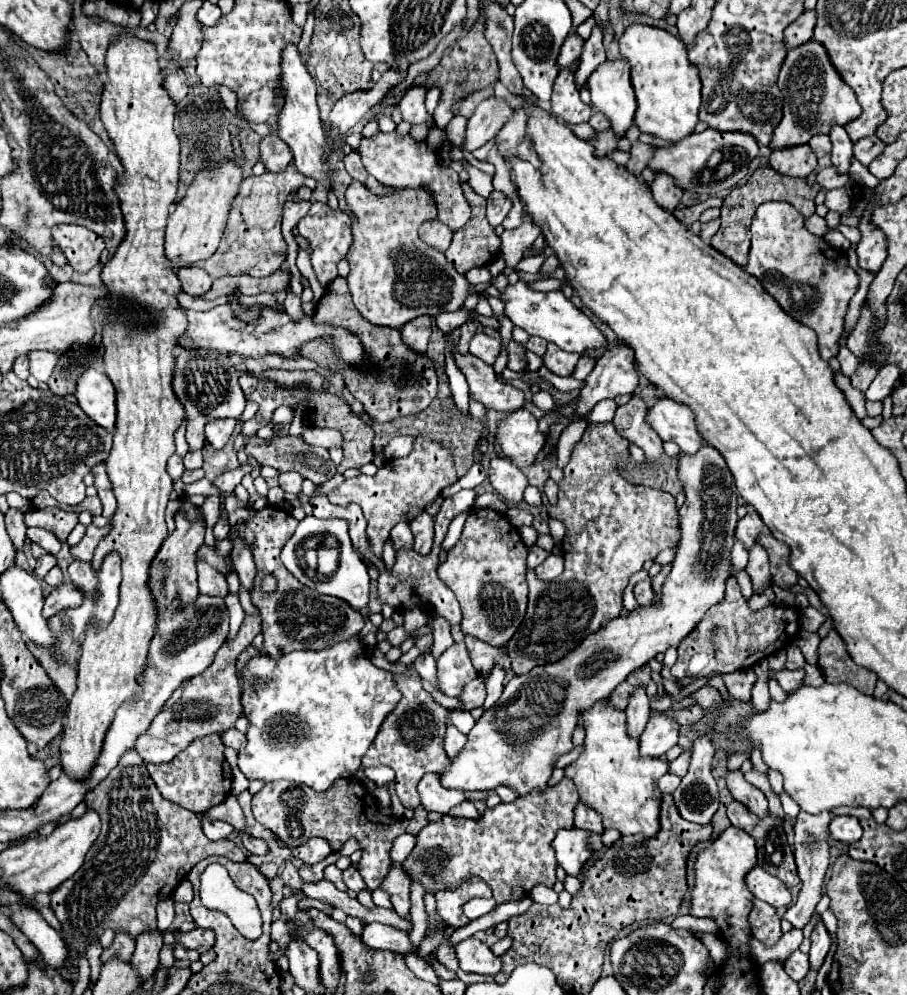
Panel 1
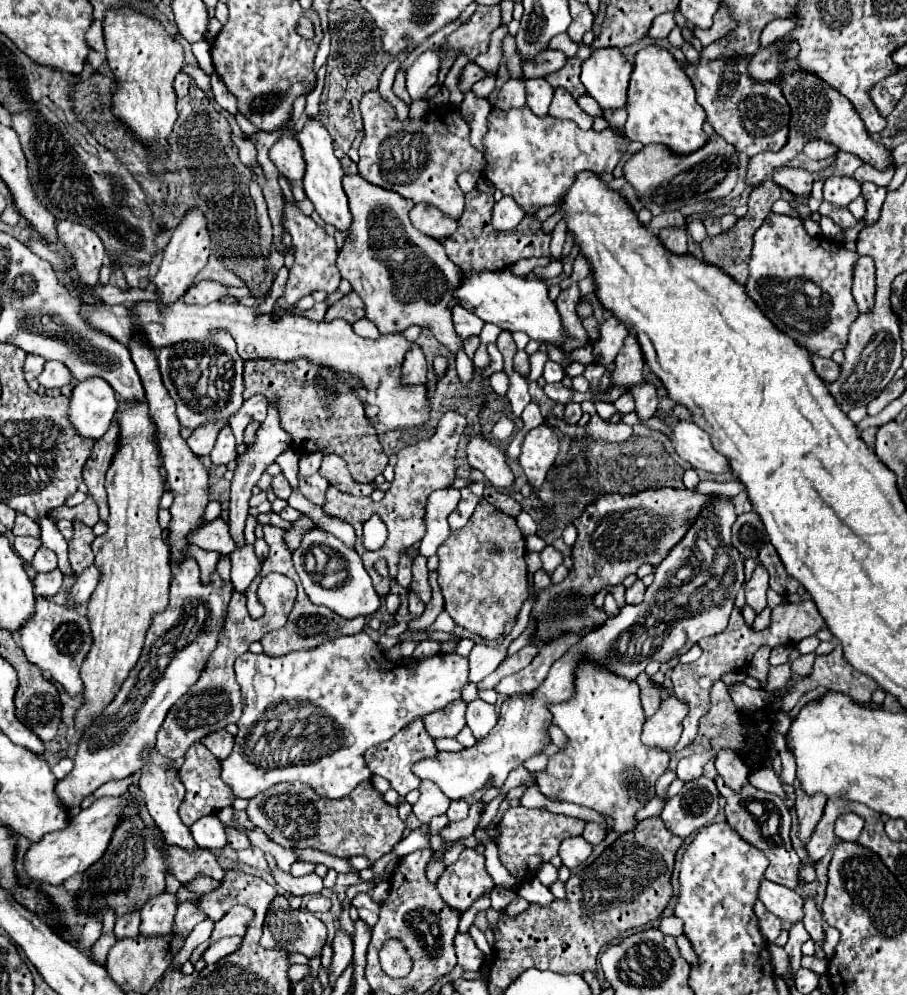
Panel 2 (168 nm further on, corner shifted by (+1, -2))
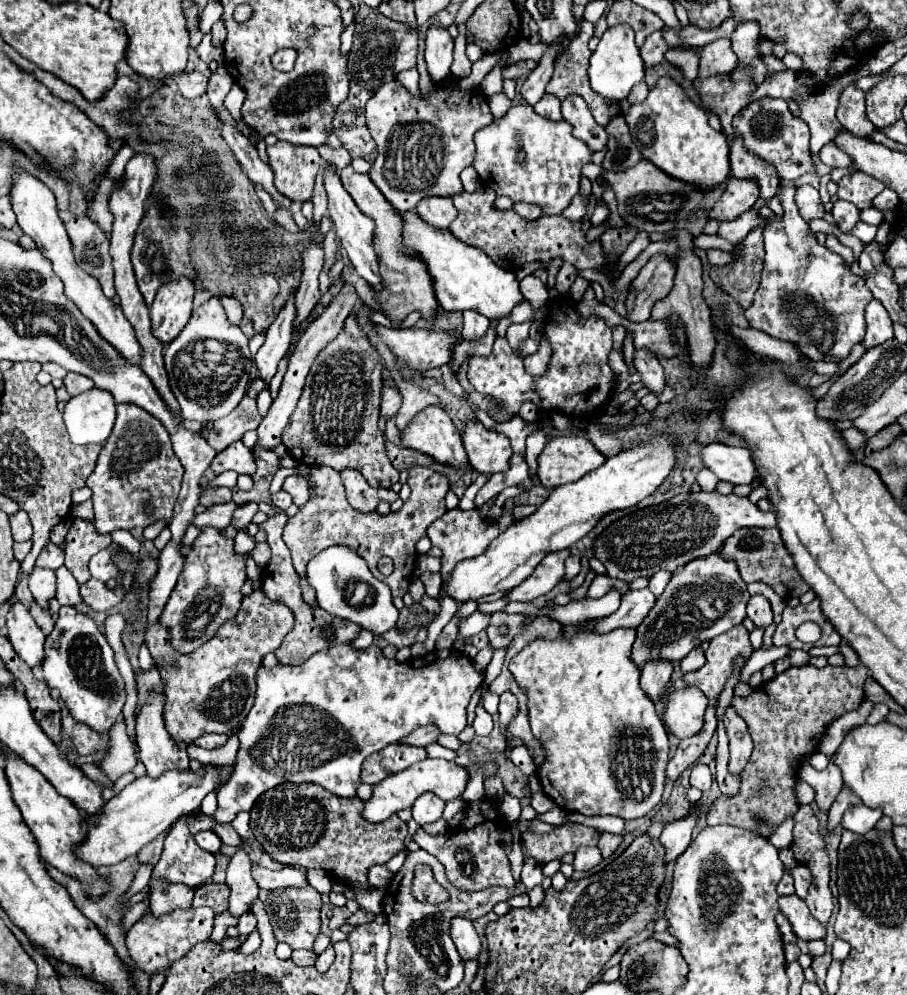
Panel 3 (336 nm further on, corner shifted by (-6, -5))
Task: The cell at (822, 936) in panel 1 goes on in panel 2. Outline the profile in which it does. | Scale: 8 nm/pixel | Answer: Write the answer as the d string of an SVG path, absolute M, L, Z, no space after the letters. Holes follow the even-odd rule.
M808 898L808 900L804 902L804 926L806 926L808 934L810 934L810 938L812 938L816 944L824 946L822 914L818 912L818 908L816 908L816 904L814 904L812 898Z

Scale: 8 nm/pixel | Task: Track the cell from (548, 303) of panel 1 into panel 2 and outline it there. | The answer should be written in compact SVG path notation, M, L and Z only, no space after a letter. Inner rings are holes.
M508 270L464 274L464 282L456 292L456 300L484 322L492 322L502 330L522 330L532 340L556 346L564 346L564 342L568 340L568 332L562 324L560 312L556 304L548 298L548 286L538 278L520 278L510 274Z

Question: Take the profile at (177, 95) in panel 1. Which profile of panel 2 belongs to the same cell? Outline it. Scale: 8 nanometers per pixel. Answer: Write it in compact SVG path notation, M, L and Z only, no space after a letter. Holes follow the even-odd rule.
M180 72L180 74L176 76L174 88L176 88L176 94L178 94L178 98L186 96L186 94L188 94L188 88L190 88L190 76L188 76L188 74L184 74L184 72Z

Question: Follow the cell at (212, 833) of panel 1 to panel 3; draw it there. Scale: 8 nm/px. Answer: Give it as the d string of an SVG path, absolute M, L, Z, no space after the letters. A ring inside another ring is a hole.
M203 831L203 833L197 833L195 835L195 843L203 849L203 851L207 851L207 853L217 853L219 851L219 847L221 847L221 843L219 843L219 839L213 835L213 831Z

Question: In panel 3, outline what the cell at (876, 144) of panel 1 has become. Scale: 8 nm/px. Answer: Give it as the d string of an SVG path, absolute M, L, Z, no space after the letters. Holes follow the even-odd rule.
M763 97L751 103L747 109L735 115L733 127L735 127L735 135L745 141L745 147L751 153L759 155L777 169L779 179L795 181L797 177L813 171L811 153L809 153L809 127L803 119L793 117L785 99Z

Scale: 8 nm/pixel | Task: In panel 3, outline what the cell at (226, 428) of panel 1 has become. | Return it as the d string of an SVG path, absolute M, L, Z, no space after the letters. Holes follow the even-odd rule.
M237 441L235 445L229 445L225 451L217 453L217 457L211 463L211 471L215 475L221 475L225 471L235 471L235 473L245 473L245 475L253 475L257 471L255 465L255 457L253 451L247 449L241 441Z

